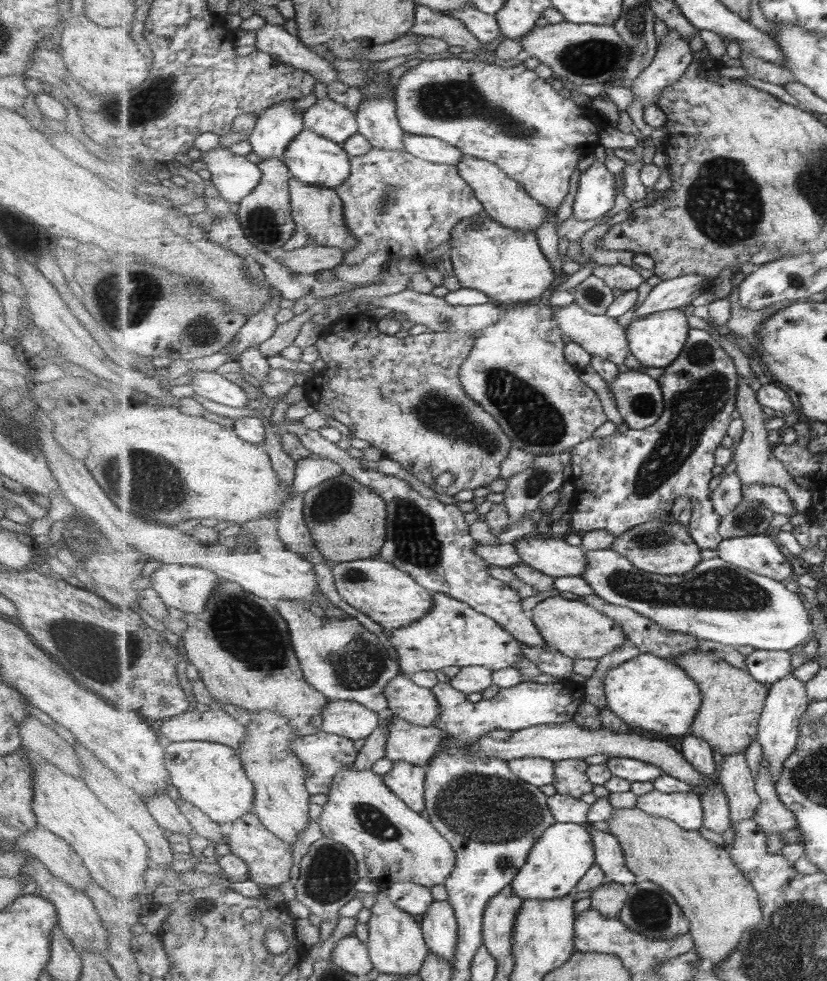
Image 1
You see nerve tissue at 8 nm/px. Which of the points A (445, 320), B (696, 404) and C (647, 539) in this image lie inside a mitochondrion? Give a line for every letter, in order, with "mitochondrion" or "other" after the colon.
A: mitochondrion
B: mitochondrion
C: mitochondrion

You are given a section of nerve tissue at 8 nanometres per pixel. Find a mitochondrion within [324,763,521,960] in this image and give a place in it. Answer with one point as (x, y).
(371, 819)

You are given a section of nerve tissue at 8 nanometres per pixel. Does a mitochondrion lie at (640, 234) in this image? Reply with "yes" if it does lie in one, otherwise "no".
no

